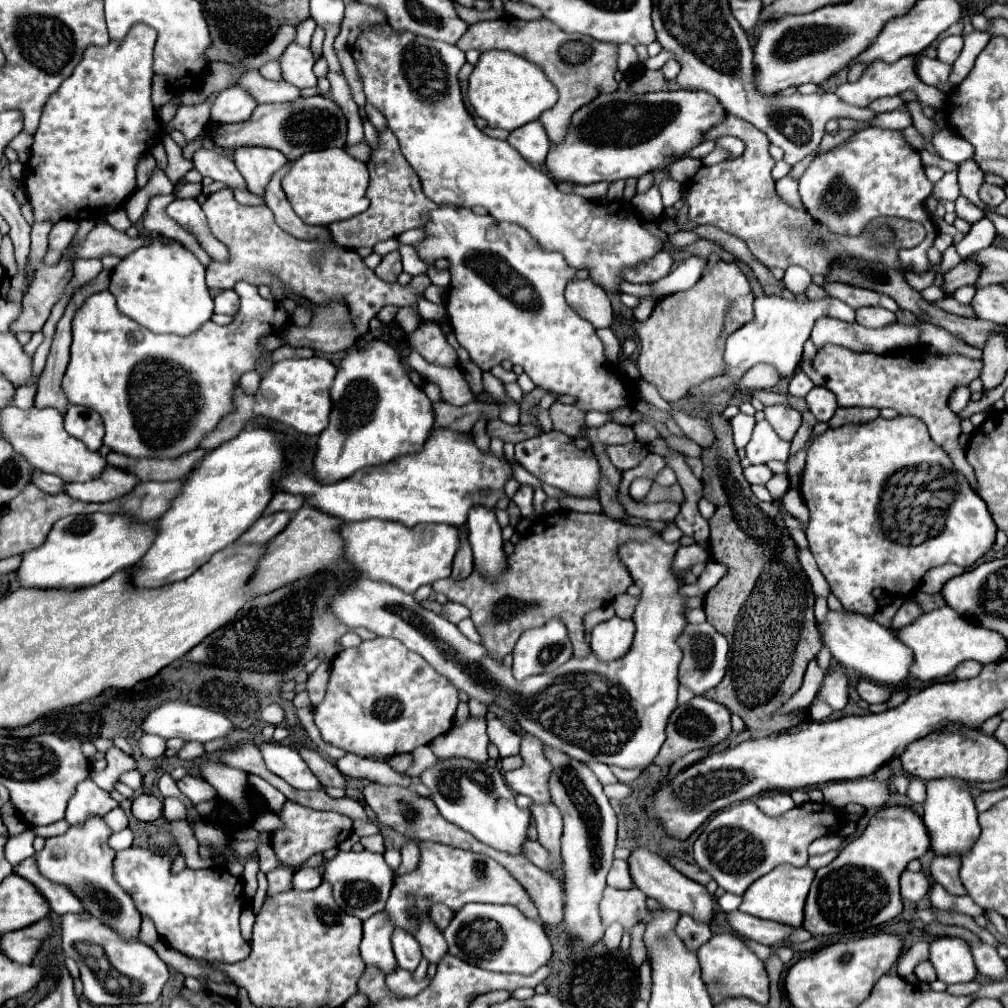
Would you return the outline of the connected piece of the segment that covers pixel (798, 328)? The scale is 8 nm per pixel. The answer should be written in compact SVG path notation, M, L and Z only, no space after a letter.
M763 296L755 300L755 320L747 322L743 328L739 328L737 332L733 332L727 338L727 348L725 348L725 370L719 376L707 378L705 382L691 386L687 390L687 398L689 402L693 402L695 406L711 406L711 408L719 408L719 406L727 406L729 400L733 398L733 394L737 392L737 386L741 382L741 378L745 376L745 372L749 372L755 364L769 364L777 370L777 374L781 378L793 376L797 370L797 364L801 360L803 354L803 344L807 342L811 328L815 324L815 320L823 318L823 316L831 316L831 318L839 318L845 322L855 322L855 310L849 308L845 302L837 300L837 298L825 298L825 300L787 300L783 296Z

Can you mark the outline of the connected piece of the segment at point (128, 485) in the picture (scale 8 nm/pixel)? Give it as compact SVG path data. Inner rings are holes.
M109 466L101 472L99 478L91 480L91 482L65 484L65 492L71 498L83 500L83 502L107 502L107 500L113 500L113 498L119 498L119 496L131 492L137 482L139 480L133 474L121 472L119 468Z

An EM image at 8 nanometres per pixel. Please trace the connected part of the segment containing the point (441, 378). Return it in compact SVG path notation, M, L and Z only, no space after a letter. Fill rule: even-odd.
M417 352L409 354L407 364L417 370L427 382L433 382L441 388L443 400L453 406L463 406L473 400L473 394L469 390L469 384L461 378L461 368L441 368L433 366L427 360L423 360Z

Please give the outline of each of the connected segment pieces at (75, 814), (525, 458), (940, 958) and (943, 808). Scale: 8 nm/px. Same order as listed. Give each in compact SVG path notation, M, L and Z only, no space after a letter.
M87 778L77 786L75 796L69 800L65 820L69 824L81 824L81 822L85 822L85 818L95 816L95 814L103 816L109 810L113 810L115 806L117 806L117 802L105 790L97 788L97 784L93 784L91 778Z
M551 430L537 438L515 444L515 458L527 472L537 476L543 484L561 488L577 498L585 498L585 496L591 496L597 492L599 464L595 460L589 440L585 440L585 438L571 438L563 432Z
M937 938L931 942L931 962L937 978L945 984L971 982L977 976L969 944L961 938Z
M937 778L927 782L927 800L925 800L925 826L931 834L931 848L935 854L965 854L973 848L973 842L979 838L979 822L975 800L971 788L965 780L959 778Z

